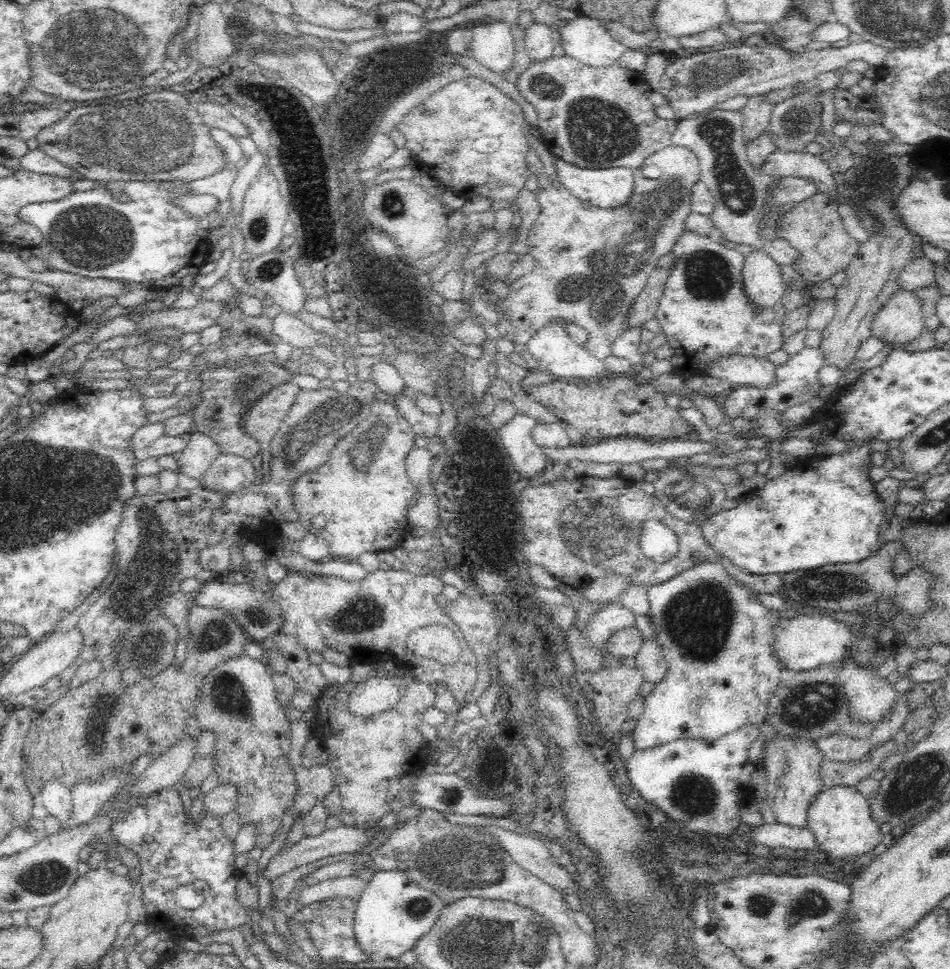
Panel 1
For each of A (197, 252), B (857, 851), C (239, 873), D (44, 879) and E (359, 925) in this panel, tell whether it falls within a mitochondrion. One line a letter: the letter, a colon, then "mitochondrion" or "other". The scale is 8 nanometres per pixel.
A: other
B: other
C: other
D: mitochondrion
E: other

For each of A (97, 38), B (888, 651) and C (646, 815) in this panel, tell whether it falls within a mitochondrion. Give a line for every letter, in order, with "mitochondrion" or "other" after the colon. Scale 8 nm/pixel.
A: mitochondrion
B: other
C: other

